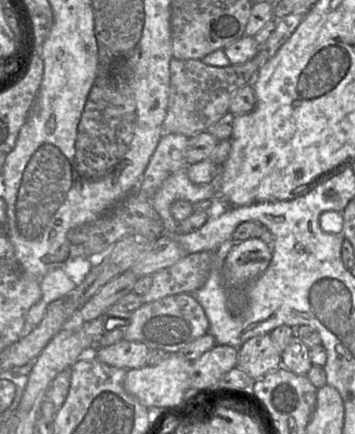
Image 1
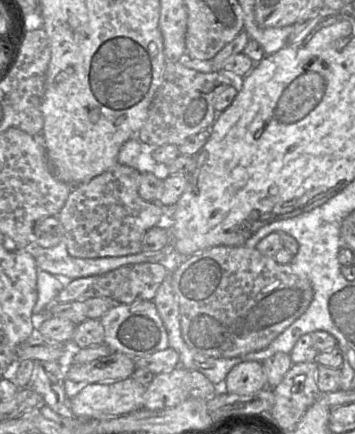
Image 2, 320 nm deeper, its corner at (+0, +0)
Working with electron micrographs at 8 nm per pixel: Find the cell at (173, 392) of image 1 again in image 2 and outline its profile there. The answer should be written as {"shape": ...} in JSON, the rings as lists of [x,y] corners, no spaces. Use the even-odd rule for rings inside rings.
{"shape":[[[132,377],[111,382],[84,385],[70,400],[70,410],[77,418],[110,418],[143,408],[147,386]]]}

